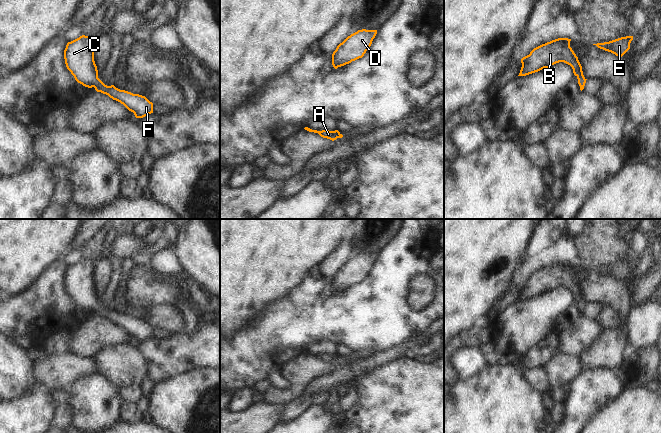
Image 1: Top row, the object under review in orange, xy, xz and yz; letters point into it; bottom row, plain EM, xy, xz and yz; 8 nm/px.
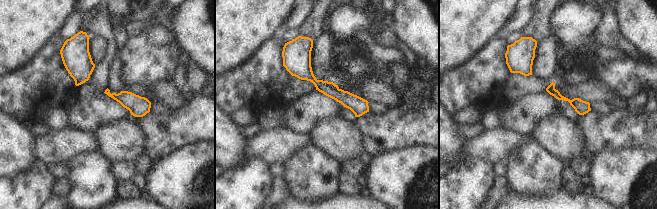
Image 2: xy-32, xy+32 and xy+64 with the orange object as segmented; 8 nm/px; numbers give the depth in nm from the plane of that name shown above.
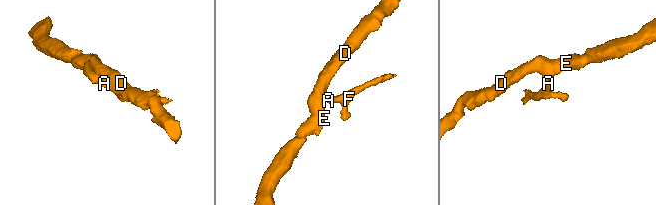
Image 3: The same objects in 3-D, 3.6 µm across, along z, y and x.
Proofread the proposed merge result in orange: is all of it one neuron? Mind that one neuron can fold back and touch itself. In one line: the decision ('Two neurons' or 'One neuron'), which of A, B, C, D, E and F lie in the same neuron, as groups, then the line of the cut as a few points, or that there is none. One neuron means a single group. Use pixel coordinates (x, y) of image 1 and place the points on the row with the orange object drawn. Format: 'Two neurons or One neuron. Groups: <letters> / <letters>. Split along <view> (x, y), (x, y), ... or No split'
One neuron. Groups: A B C D E F. No split

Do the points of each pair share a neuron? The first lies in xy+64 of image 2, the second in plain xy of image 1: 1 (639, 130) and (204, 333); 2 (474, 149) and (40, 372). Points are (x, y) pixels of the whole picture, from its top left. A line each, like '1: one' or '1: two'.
1: one
2: one

